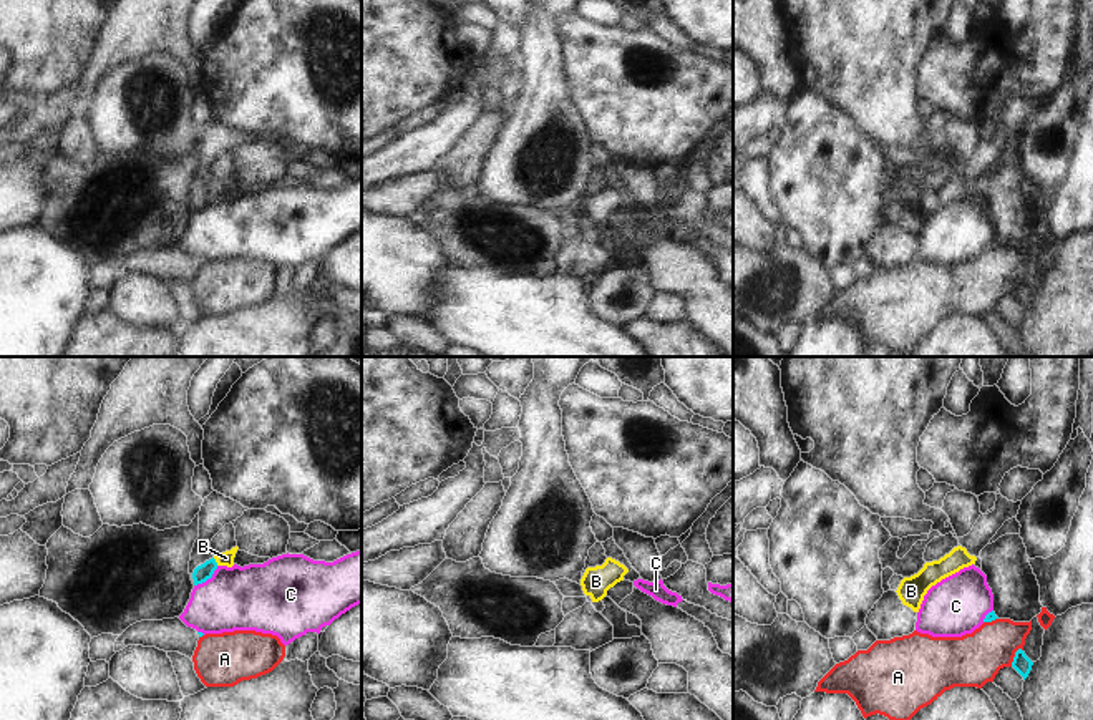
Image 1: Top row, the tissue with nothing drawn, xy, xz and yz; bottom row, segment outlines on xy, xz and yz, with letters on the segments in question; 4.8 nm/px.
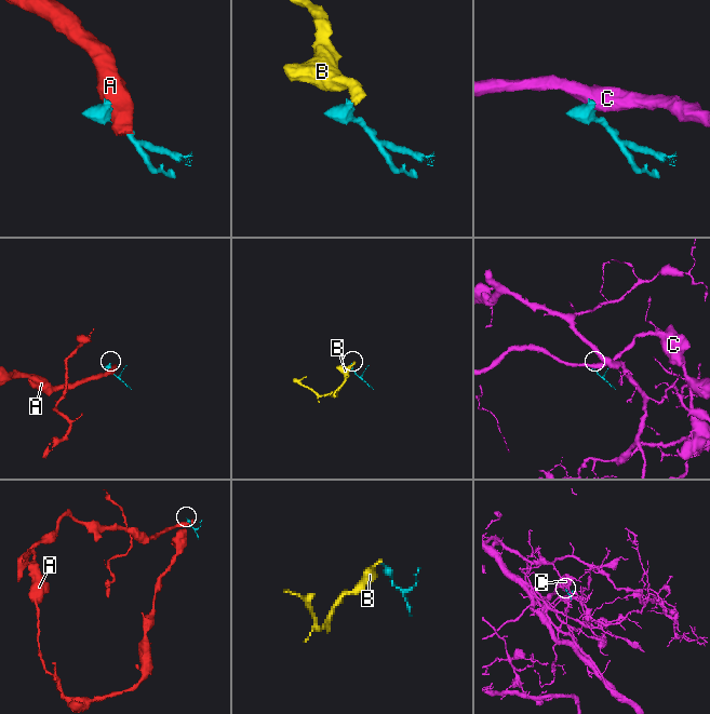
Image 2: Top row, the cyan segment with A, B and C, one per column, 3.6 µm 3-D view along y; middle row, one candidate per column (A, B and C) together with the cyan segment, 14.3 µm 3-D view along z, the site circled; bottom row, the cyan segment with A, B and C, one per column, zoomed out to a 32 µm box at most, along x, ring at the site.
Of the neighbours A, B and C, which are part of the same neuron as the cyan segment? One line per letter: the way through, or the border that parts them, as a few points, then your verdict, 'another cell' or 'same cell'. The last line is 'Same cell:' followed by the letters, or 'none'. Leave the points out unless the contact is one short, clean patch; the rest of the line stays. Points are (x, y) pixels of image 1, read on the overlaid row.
A: border along yz (1020, 647), (1010, 666); another cell
B: border along xy (213, 558), (218, 564); another cell
C: border along xy (218, 566), (209, 578), (194, 586); another cell
Same cell: none

